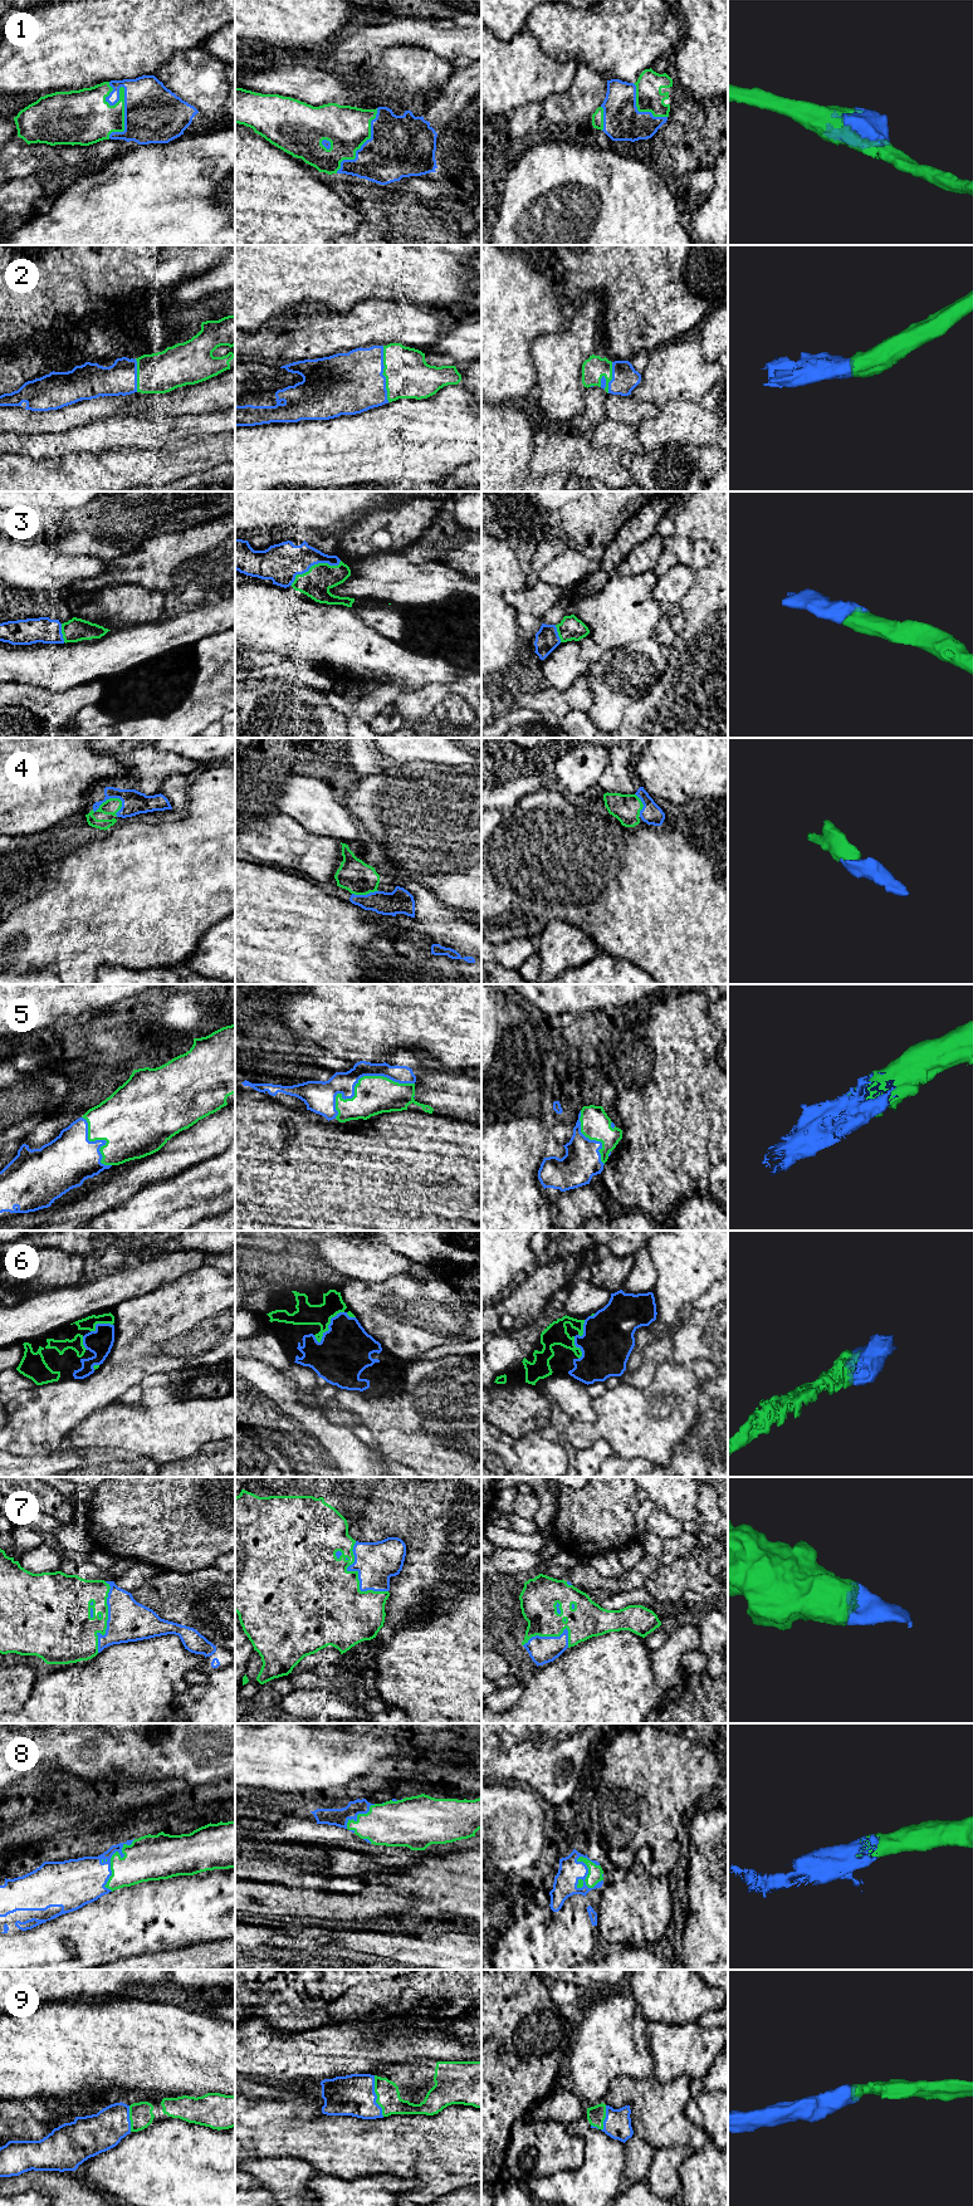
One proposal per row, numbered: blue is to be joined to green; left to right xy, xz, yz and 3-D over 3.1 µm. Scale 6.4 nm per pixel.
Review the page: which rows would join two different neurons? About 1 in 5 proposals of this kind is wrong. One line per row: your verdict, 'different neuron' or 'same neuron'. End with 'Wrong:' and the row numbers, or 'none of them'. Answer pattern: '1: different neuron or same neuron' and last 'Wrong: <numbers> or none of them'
1: same neuron
2: same neuron
3: same neuron
4: same neuron
5: same neuron
6: same neuron
7: same neuron
8: same neuron
9: same neuron
Wrong: none of them

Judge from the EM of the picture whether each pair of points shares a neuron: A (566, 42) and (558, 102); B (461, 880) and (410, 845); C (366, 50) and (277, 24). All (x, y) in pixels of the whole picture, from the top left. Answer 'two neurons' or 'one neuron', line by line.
A: two neurons
B: one neuron
C: two neurons

